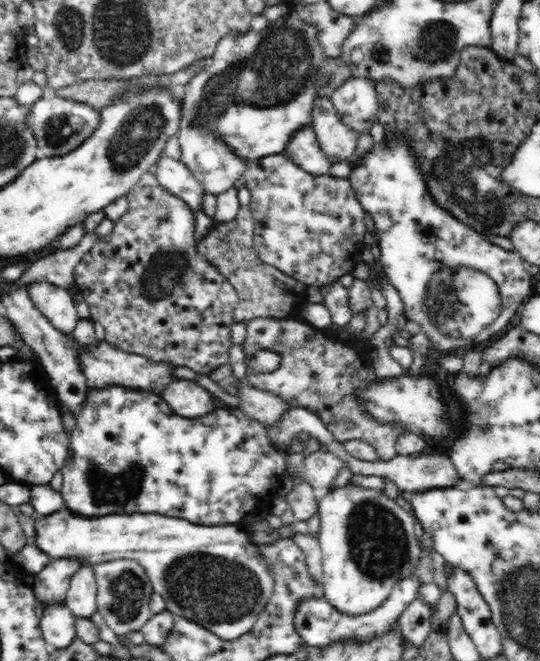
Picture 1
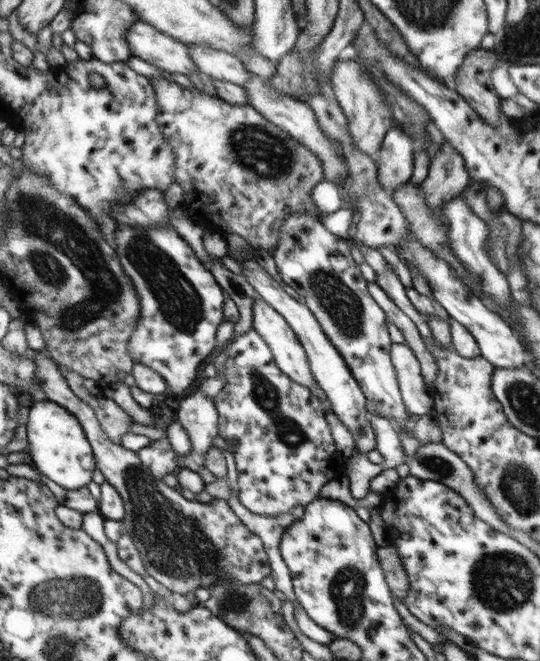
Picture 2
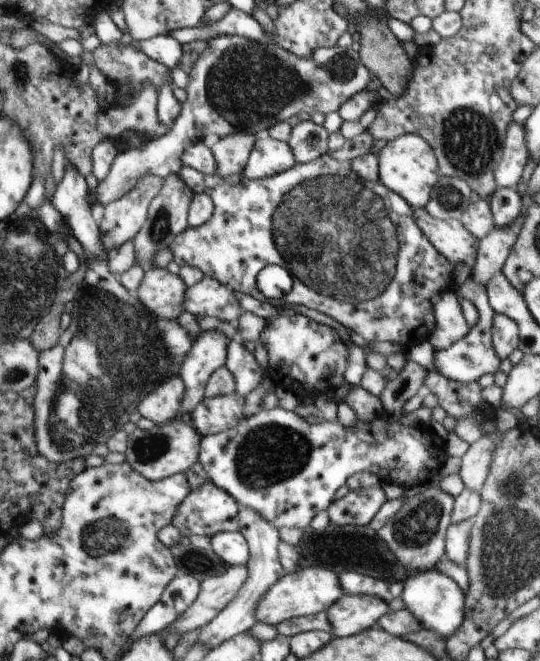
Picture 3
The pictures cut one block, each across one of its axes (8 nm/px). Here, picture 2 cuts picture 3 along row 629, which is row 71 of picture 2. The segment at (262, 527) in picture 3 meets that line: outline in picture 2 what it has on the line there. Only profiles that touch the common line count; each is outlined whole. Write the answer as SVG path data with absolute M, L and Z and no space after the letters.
M188 44L194 63L202 72L209 74L212 79L244 86L250 80L251 72L244 64L229 52L214 48L200 47Z

